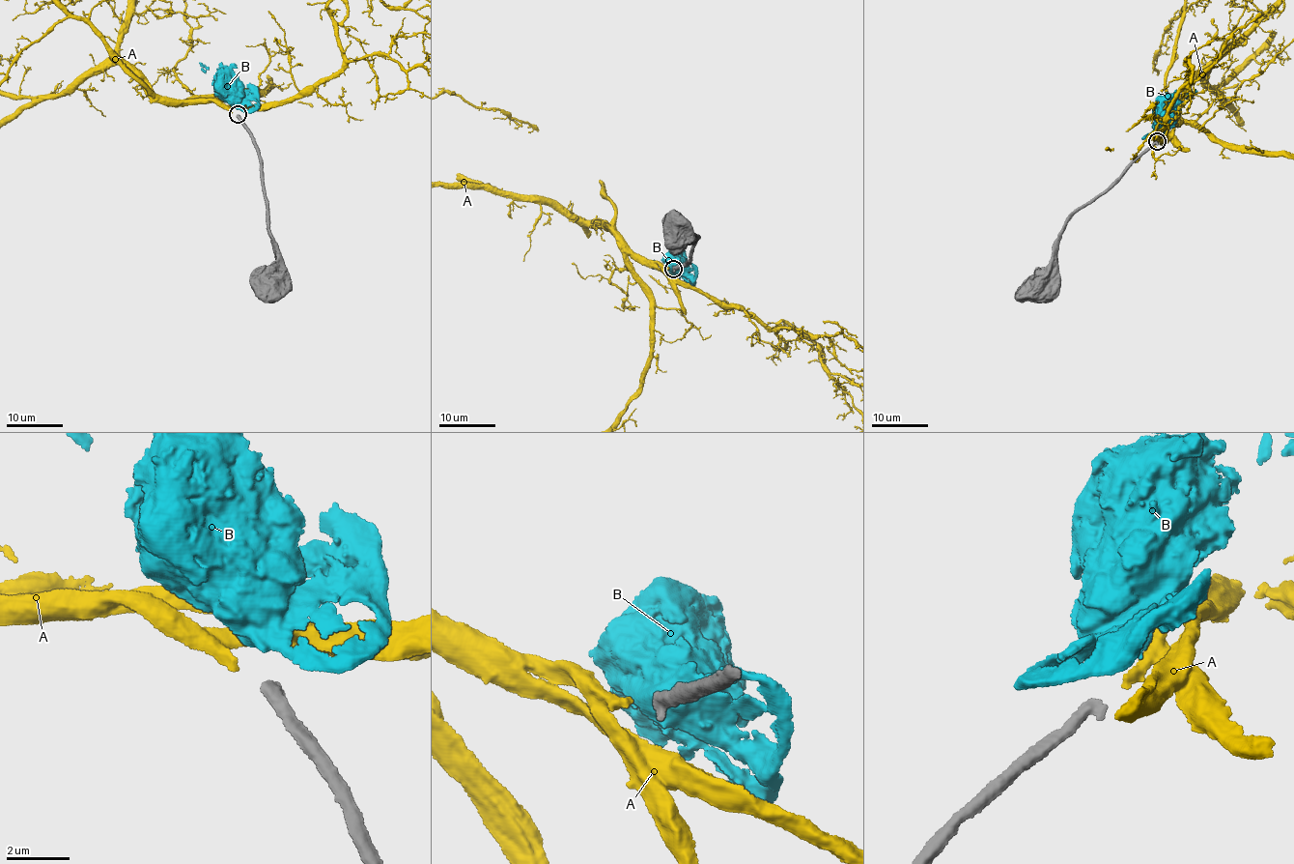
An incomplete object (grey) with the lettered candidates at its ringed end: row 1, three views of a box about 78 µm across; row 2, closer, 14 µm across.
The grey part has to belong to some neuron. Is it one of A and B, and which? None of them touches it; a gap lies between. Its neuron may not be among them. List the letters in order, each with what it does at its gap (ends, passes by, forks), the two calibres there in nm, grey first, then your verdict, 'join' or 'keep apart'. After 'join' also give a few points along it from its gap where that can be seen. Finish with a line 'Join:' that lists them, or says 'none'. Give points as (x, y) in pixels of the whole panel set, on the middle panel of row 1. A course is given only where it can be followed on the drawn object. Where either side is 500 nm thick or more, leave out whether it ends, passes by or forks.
A: it ends; calibres 420 and 300 nm; join
B: calibres 420 and 1000 nm; keep apart
Join: A

